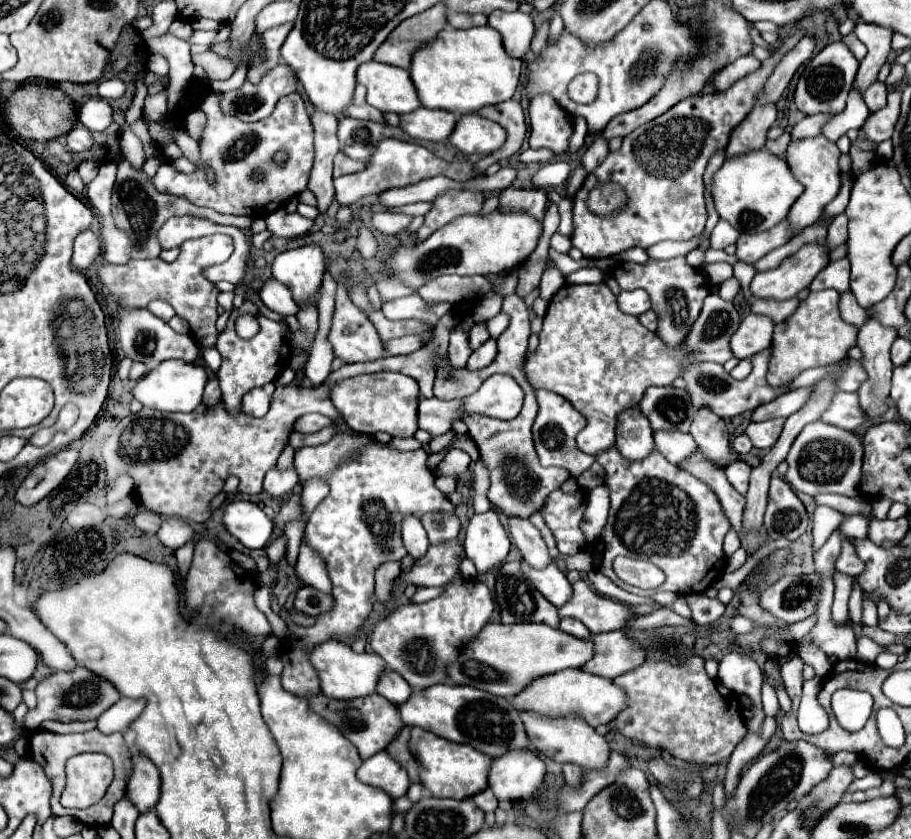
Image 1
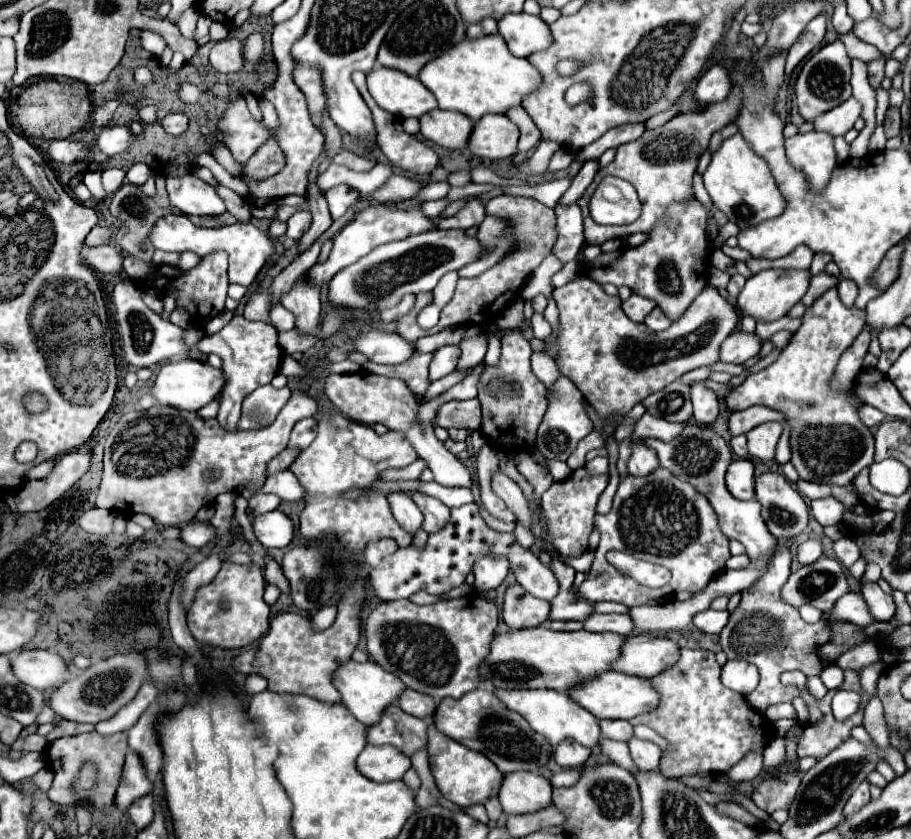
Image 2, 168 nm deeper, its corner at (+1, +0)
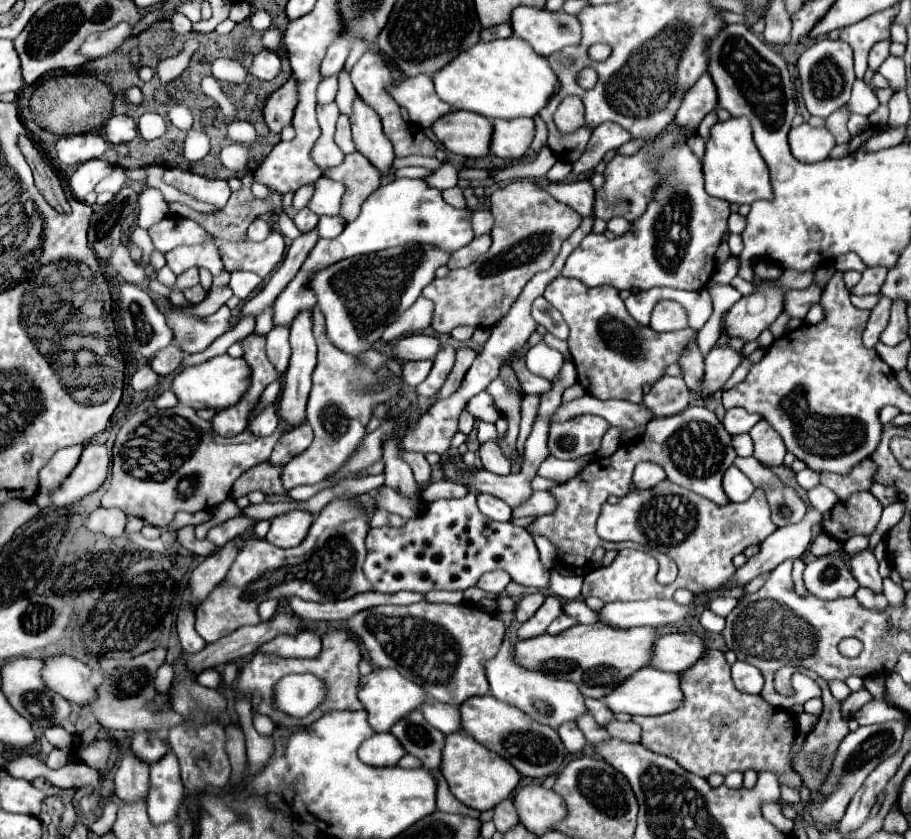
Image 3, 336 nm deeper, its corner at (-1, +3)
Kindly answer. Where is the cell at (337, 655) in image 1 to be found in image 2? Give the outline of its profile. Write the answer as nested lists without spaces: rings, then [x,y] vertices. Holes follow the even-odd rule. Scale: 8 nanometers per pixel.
[[[348,661],[348,663],[344,663],[342,669],[338,669],[334,673],[334,687],[342,695],[342,705],[346,705],[350,709],[350,713],[366,725],[376,725],[380,721],[384,709],[388,705],[392,705],[406,689],[406,685],[402,685],[402,681],[398,681],[398,677],[394,677],[394,673],[384,671],[374,661],[366,661],[366,663]]]

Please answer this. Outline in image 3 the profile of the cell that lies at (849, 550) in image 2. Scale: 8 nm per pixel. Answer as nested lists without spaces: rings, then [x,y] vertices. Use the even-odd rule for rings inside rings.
[[[856,536],[856,538],[850,538],[850,540],[846,540],[844,542],[844,552],[852,558],[852,556],[856,556],[856,554],[860,554],[862,550],[866,550],[868,548],[868,538],[864,538],[864,536]]]

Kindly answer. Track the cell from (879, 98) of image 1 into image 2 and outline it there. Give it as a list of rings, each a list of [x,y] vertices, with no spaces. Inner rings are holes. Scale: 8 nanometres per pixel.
[[[884,57],[868,63],[868,75],[870,75],[870,85],[872,87],[880,87],[880,81],[884,79],[884,63],[886,63]]]

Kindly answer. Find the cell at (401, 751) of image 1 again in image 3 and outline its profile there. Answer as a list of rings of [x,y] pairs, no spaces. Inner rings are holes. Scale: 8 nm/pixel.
[[[428,770],[428,772],[434,776],[434,780],[438,784],[438,792],[436,792],[436,806],[438,806],[438,810],[452,812],[452,814],[464,814],[464,816],[472,816],[472,818],[480,818],[478,810],[464,806],[462,802],[458,802],[452,796],[452,792],[448,790],[448,784],[446,784],[444,776],[440,774],[440,770]]]

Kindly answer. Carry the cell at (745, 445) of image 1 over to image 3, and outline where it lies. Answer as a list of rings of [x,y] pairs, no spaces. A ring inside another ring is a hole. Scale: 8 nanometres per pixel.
[[[750,434],[734,436],[732,446],[734,446],[738,456],[752,456],[752,438],[750,438]]]

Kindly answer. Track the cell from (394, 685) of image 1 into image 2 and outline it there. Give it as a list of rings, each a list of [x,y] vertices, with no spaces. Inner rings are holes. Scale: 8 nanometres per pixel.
[[[406,689],[406,693],[400,695],[398,705],[402,707],[402,711],[406,711],[406,713],[410,713],[410,715],[414,715],[414,717],[434,719],[432,715],[436,713],[436,705],[438,705],[438,703],[436,703],[432,697],[426,697],[424,693]]]

